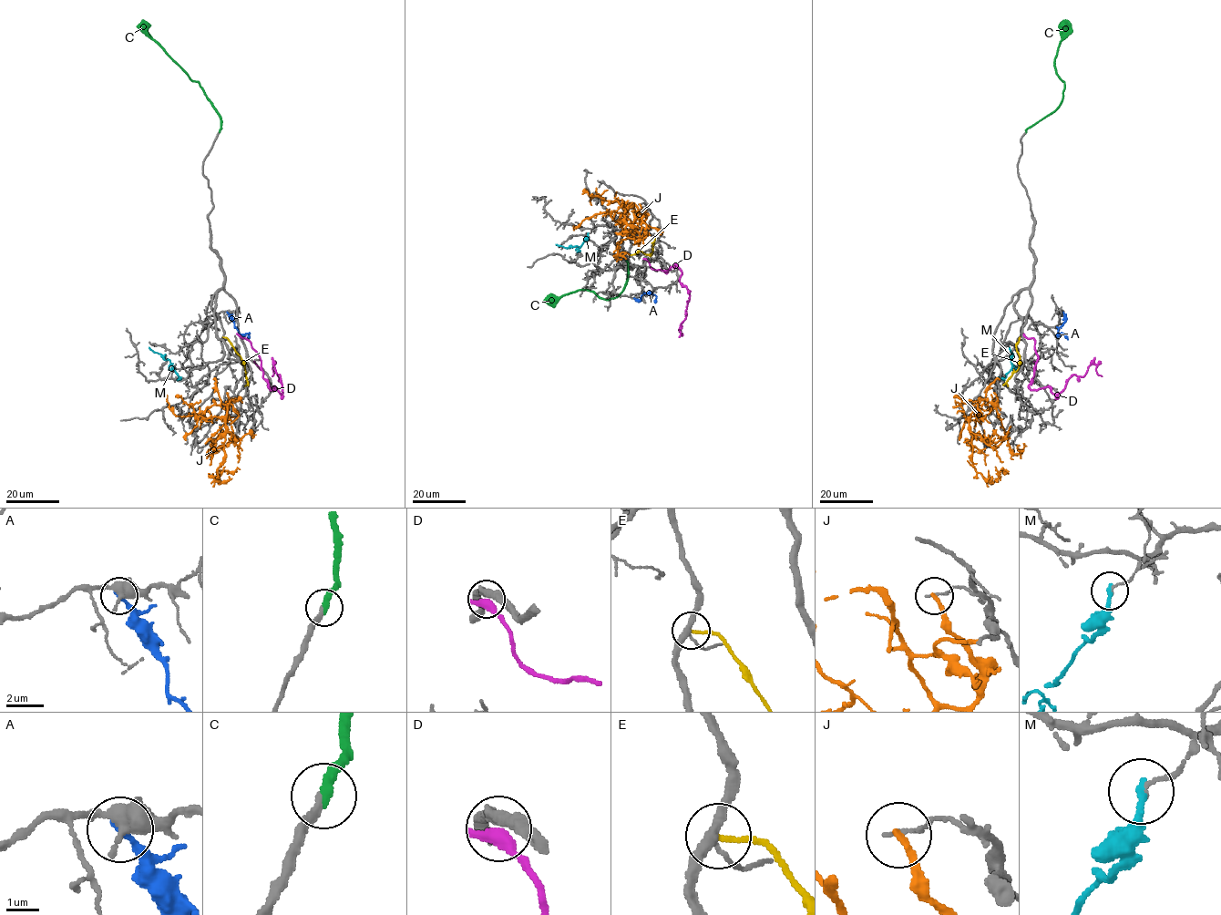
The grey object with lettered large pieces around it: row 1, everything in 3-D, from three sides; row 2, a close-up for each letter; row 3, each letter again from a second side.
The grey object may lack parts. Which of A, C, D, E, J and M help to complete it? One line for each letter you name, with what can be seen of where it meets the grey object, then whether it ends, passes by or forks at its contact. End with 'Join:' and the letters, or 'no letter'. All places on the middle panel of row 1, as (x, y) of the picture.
C: Touches grey at (626, 261). It ends there
Join: C

